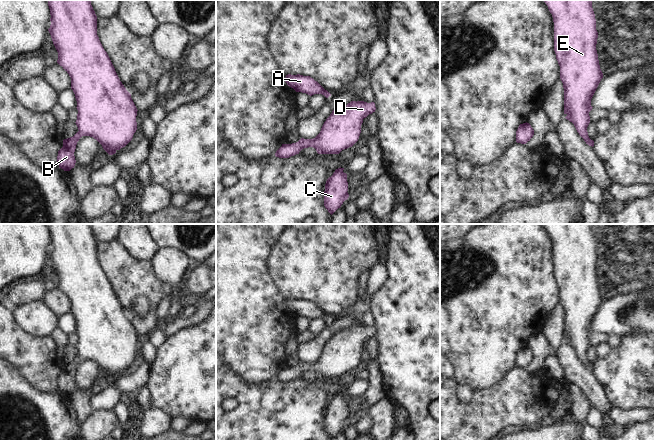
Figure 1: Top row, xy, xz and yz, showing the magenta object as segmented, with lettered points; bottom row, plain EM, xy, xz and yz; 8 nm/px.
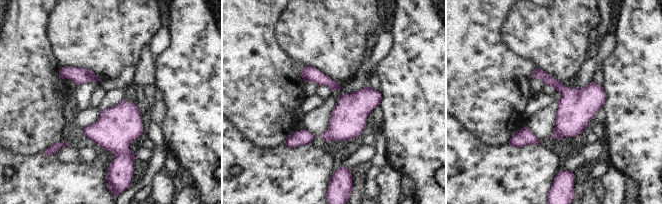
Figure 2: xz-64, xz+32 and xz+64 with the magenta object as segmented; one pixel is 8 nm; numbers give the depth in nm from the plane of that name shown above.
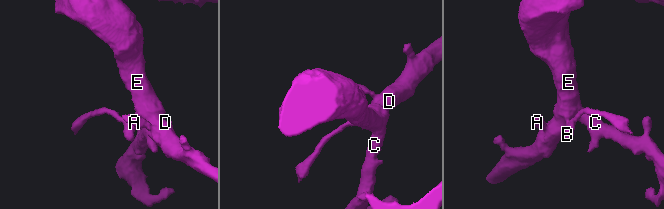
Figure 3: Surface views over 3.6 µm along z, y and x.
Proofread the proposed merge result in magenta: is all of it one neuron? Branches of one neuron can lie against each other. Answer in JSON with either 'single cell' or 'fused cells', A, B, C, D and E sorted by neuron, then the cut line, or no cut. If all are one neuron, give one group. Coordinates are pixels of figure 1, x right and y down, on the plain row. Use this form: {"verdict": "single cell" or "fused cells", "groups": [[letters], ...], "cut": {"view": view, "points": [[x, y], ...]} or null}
{"verdict": "single cell", "groups": [["A", "B", "C", "D", "E"]], "cut": null}

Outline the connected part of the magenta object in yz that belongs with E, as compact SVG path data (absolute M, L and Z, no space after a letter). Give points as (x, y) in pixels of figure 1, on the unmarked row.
M543 224L553 241L554 275L560 290L560 303L564 312L564 338L572 346L586 368L594 370L588 360L591 323L603 302L596 274L598 256L591 224Z

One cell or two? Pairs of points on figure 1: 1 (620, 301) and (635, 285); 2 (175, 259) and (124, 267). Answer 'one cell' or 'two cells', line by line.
1: two cells
2: two cells

